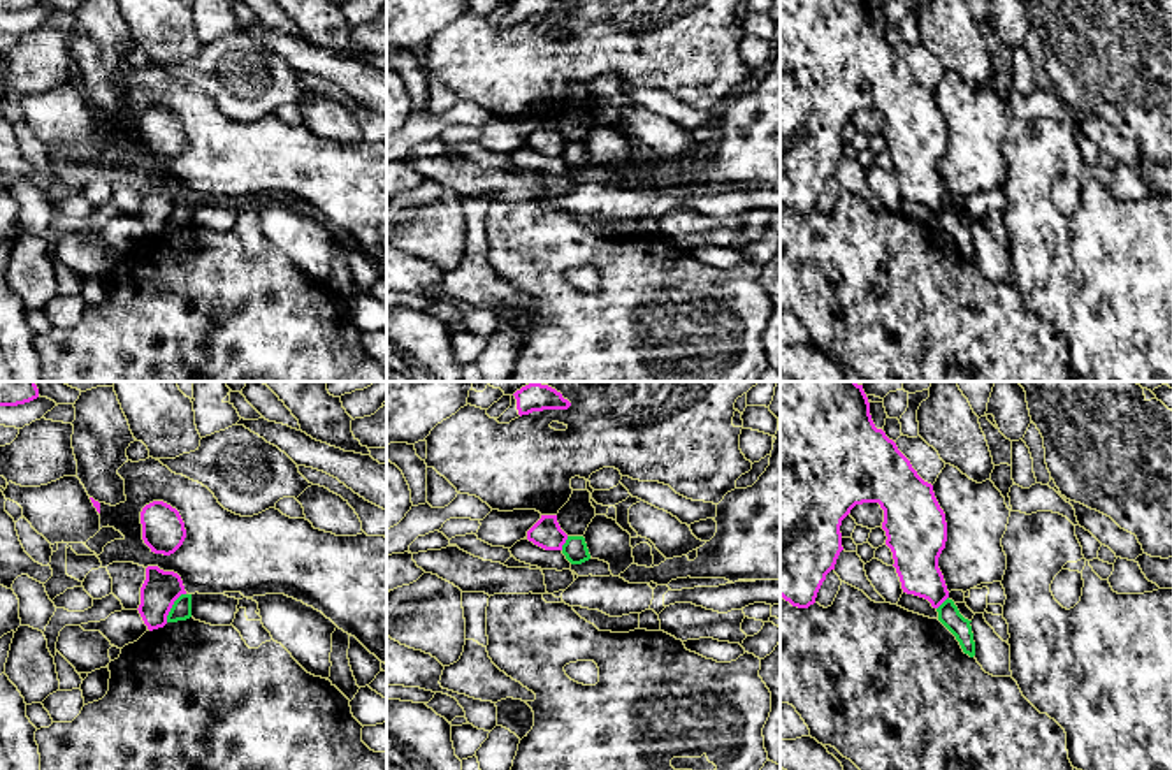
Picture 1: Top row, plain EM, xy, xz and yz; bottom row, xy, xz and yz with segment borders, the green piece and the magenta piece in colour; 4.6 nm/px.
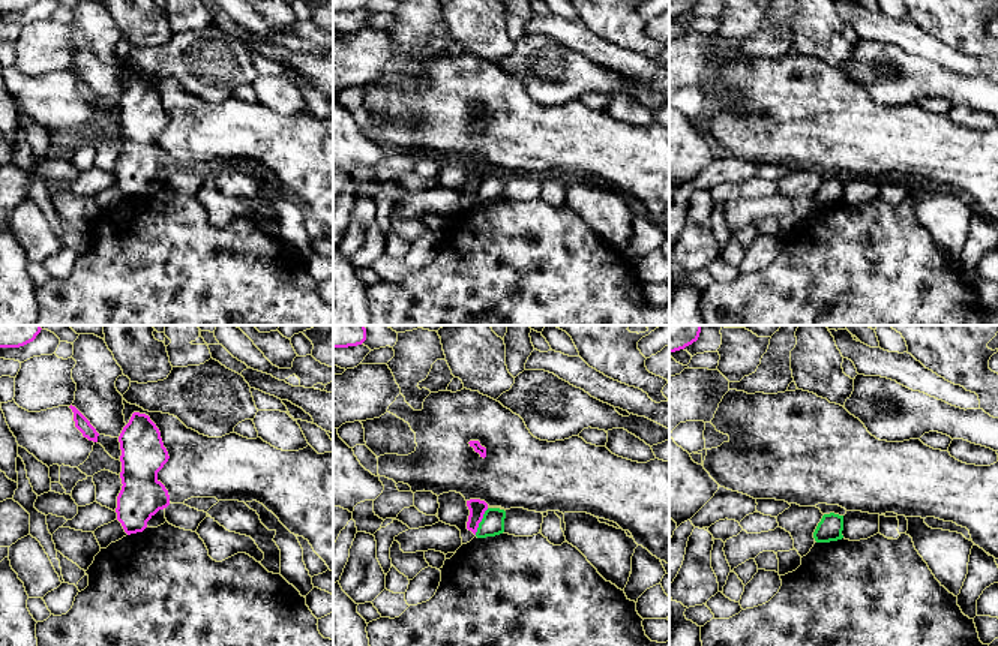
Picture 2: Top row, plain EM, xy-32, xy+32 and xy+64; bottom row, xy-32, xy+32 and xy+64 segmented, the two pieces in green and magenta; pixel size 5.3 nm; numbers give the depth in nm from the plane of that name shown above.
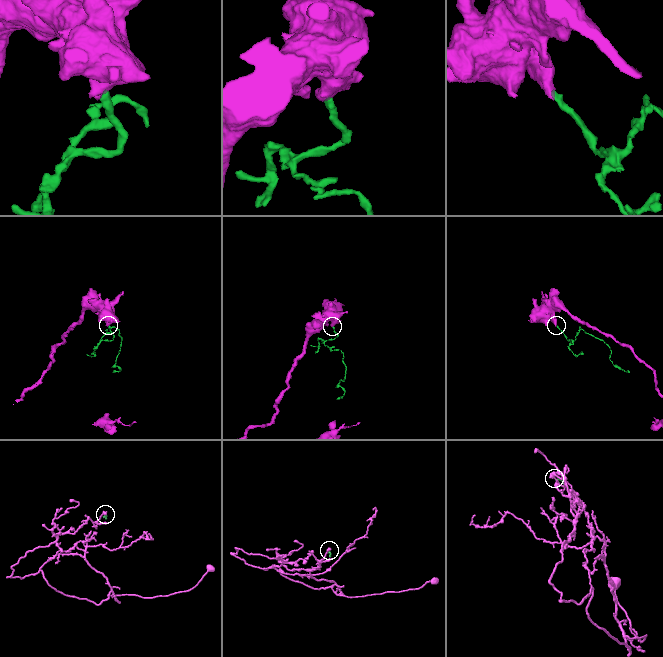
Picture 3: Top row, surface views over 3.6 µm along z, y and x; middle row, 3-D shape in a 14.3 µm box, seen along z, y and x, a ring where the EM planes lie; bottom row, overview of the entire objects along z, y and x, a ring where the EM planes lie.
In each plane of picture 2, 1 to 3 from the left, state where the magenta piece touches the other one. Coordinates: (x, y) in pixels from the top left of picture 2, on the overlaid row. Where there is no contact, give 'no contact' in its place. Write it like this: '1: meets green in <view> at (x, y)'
1: no contact
2: meets green in xy+32 at (480, 522)
3: no contact

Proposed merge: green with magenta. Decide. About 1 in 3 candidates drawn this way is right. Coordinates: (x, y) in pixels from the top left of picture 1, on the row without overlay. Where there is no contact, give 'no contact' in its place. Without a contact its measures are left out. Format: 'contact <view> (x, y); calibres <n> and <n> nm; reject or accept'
contact xy (173, 213); calibres 90 and 170 nm; reject

